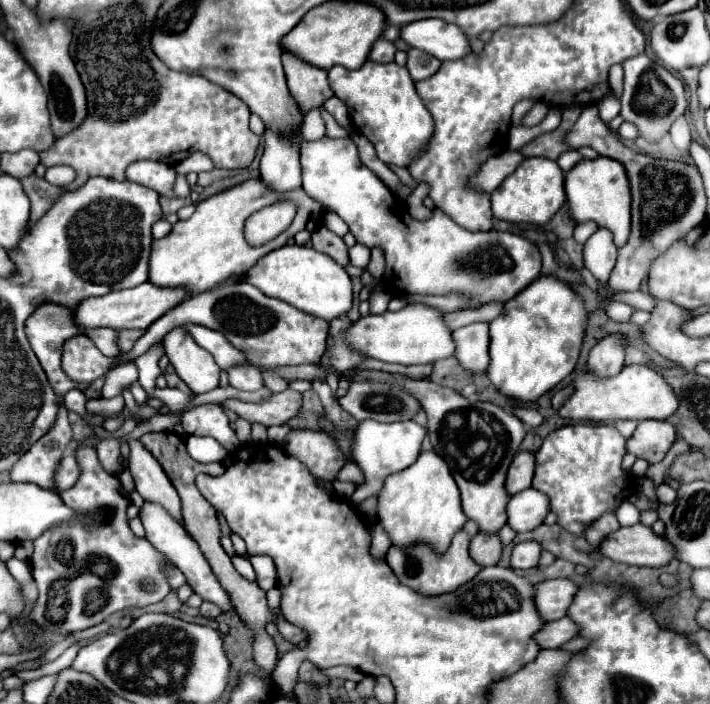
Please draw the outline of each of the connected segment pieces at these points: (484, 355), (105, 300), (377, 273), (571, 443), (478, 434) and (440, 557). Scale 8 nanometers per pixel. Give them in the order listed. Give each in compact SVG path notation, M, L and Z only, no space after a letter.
M473 322L469 326L457 328L453 332L457 344L455 358L459 364L471 372L487 370L489 366L489 324Z
M143 282L143 284L139 284L135 288L129 288L129 290L119 290L119 292L99 296L99 298L83 300L75 308L75 320L83 328L107 326L107 328L113 328L113 330L119 330L119 328L141 328L141 330L145 330L159 316L163 316L165 312L175 308L175 304L183 302L183 298L187 298L187 296L189 296L187 288L161 288L161 286L155 286L151 282Z
M373 248L373 250L371 250L371 262L369 262L369 266L367 266L367 272L369 272L375 280L381 282L383 272L385 272L385 260L383 260L383 252L381 252L379 248Z
M602 423L569 424L553 430L543 440L537 452L533 488L549 496L551 510L559 516L559 526L573 534L583 534L595 518L607 510L617 510L633 494L633 484L621 470L623 454L625 438L615 426Z
M359 372L353 380L399 380L423 406L427 412L427 432L433 444L433 450L445 458L451 468L451 474L461 490L463 512L467 518L473 518L483 532L497 532L507 522L507 500L509 492L505 490L507 468L513 456L519 452L521 440L525 436L523 422L505 412L503 408L489 402L471 402L459 392L433 384L431 380L411 380L401 374L387 372Z
M459 530L453 536L451 546L443 554L435 554L435 550L429 544L411 544L411 548L391 546L387 552L387 564L391 566L391 570L397 574L397 578L405 586L409 586L425 596L453 592L461 584L469 582L481 570L481 566L475 564L475 560L471 560L471 556L469 556L469 542L471 542L471 536L465 530Z

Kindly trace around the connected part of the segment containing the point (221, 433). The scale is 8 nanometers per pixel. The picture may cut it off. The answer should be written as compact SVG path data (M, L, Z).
M201 404L187 410L181 418L181 426L185 434L215 438L227 452L233 452L239 447L239 440L231 430L229 418L219 404Z

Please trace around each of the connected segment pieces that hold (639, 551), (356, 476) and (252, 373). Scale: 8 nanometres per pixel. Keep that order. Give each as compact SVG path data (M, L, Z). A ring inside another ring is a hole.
M635 524L631 528L619 528L595 548L601 556L629 566L665 566L675 558L675 548L665 536L657 536L651 528Z
M347 462L345 468L337 474L337 480L345 480L345 482L353 482L355 486L361 486L363 480L363 472L359 470L359 466L355 462Z
M239 366L239 368L231 368L229 374L229 384L239 388L239 390L259 390L263 388L263 380L261 380L261 372L253 366Z

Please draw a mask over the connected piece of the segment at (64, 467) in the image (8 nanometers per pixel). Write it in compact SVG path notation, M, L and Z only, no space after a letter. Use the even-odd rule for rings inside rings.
M65 456L55 468L55 492L61 494L63 490L71 488L77 478L79 478L79 466L75 462L75 456Z

